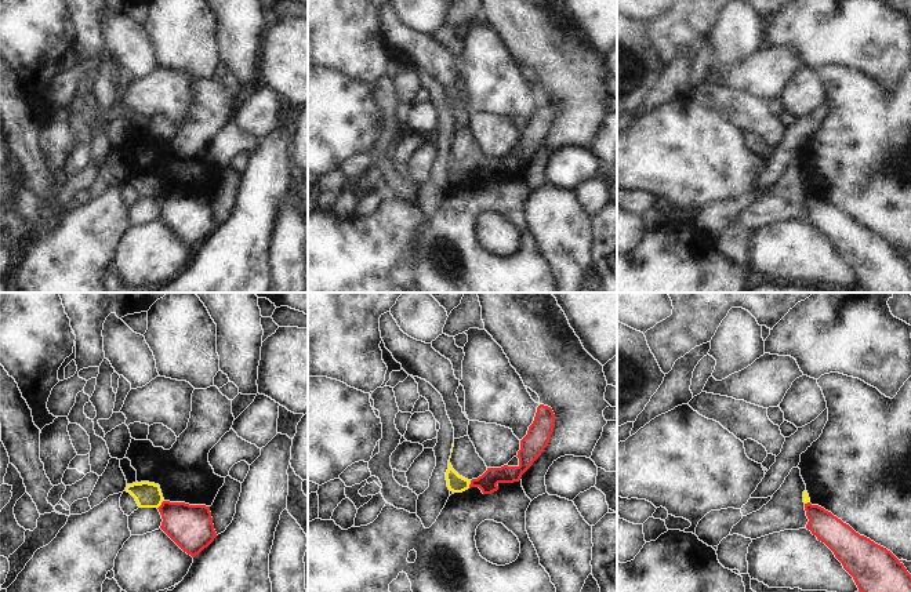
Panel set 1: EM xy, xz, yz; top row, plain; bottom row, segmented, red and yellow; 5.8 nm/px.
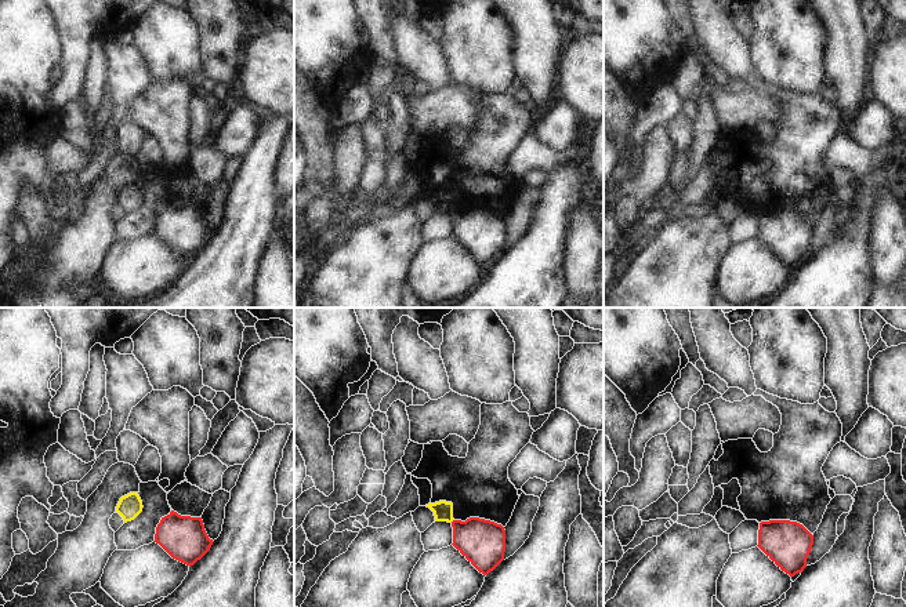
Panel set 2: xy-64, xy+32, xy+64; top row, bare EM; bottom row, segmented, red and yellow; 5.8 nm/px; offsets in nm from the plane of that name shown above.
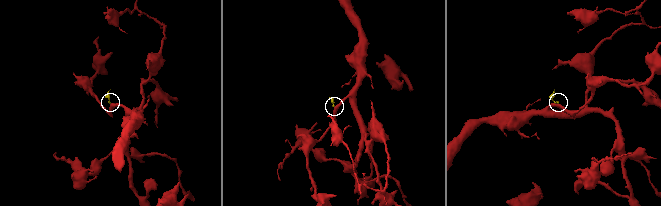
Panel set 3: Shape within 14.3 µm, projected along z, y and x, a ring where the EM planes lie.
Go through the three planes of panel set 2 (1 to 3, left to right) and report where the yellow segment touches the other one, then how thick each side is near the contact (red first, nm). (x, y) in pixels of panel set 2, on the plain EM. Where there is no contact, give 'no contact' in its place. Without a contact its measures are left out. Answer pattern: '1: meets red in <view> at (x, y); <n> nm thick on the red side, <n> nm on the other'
1: no contact
2: no contact
3: no contact

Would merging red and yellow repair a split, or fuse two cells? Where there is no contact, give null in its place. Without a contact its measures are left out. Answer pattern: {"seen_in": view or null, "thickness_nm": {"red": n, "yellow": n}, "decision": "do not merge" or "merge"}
{"seen_in": "xy", "thickness_nm": {"red": 260, "yellow": 150}, "decision": "do not merge"}

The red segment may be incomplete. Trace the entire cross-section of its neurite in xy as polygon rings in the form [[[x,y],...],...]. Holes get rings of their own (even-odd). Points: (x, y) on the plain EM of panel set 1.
[[[163,192],[157,200],[163,210],[160,219],[192,248],[217,228],[210,197]]]

